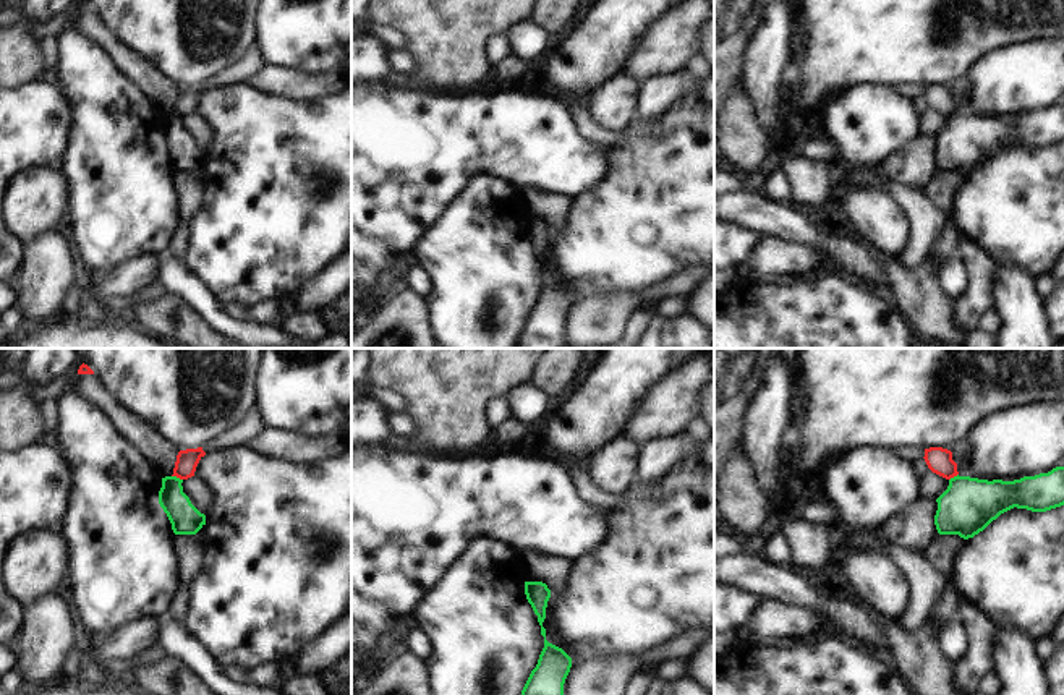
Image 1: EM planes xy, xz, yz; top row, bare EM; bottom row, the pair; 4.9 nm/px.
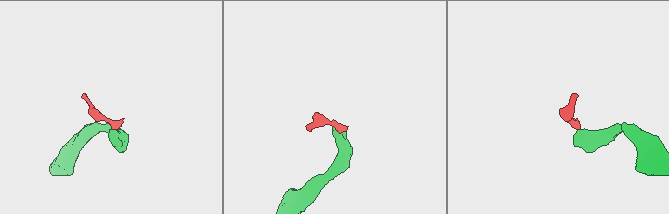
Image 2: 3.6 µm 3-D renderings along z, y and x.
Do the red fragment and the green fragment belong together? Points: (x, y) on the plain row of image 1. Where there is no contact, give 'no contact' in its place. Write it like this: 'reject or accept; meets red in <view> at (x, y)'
reject; meets red in xy at (177, 114)

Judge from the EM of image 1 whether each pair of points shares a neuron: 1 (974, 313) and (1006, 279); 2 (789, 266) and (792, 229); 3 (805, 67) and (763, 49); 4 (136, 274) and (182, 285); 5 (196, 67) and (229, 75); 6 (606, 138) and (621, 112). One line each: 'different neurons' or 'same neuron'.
1: different neurons
2: different neurons
3: different neurons
4: different neurons
5: different neurons
6: different neurons

